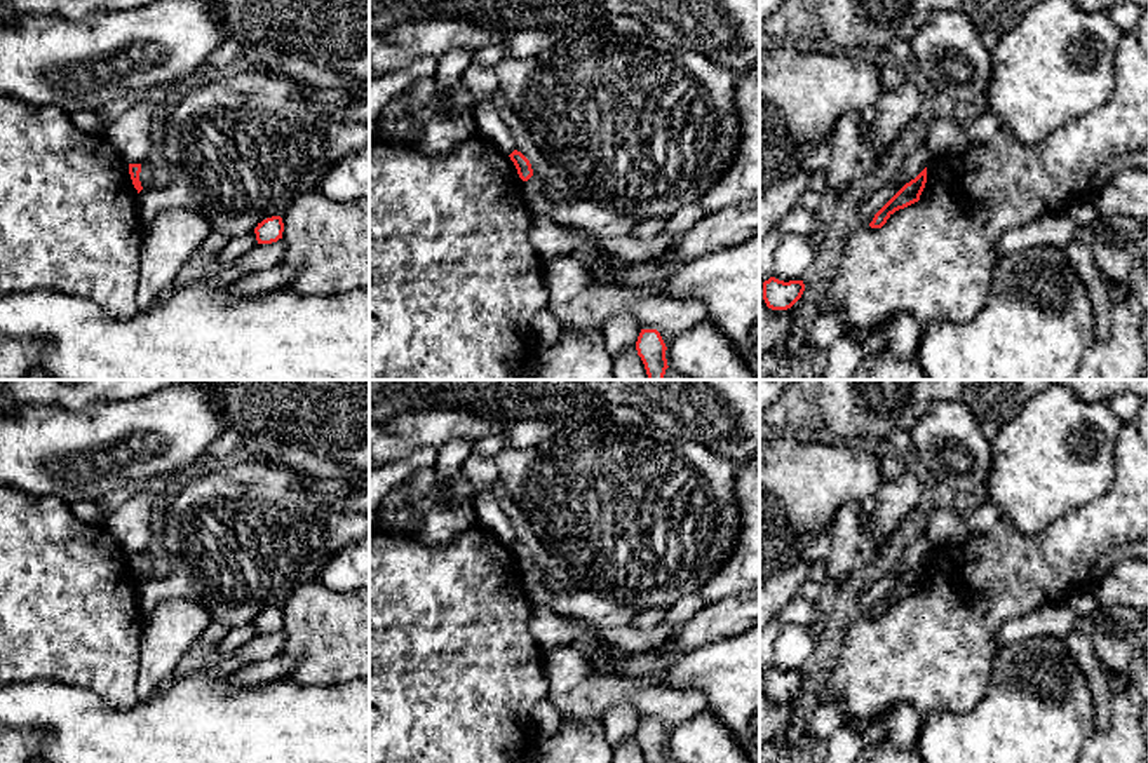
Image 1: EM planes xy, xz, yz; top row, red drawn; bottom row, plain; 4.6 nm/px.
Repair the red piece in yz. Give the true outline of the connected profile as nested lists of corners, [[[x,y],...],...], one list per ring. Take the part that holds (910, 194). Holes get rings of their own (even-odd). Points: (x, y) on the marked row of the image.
[[[927,167],[909,183],[906,183],[873,218],[871,228],[881,228],[887,219],[899,209],[904,209],[920,200],[927,183]]]

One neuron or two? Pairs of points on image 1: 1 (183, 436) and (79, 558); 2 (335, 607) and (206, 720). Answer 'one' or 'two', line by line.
1: two
2: two

